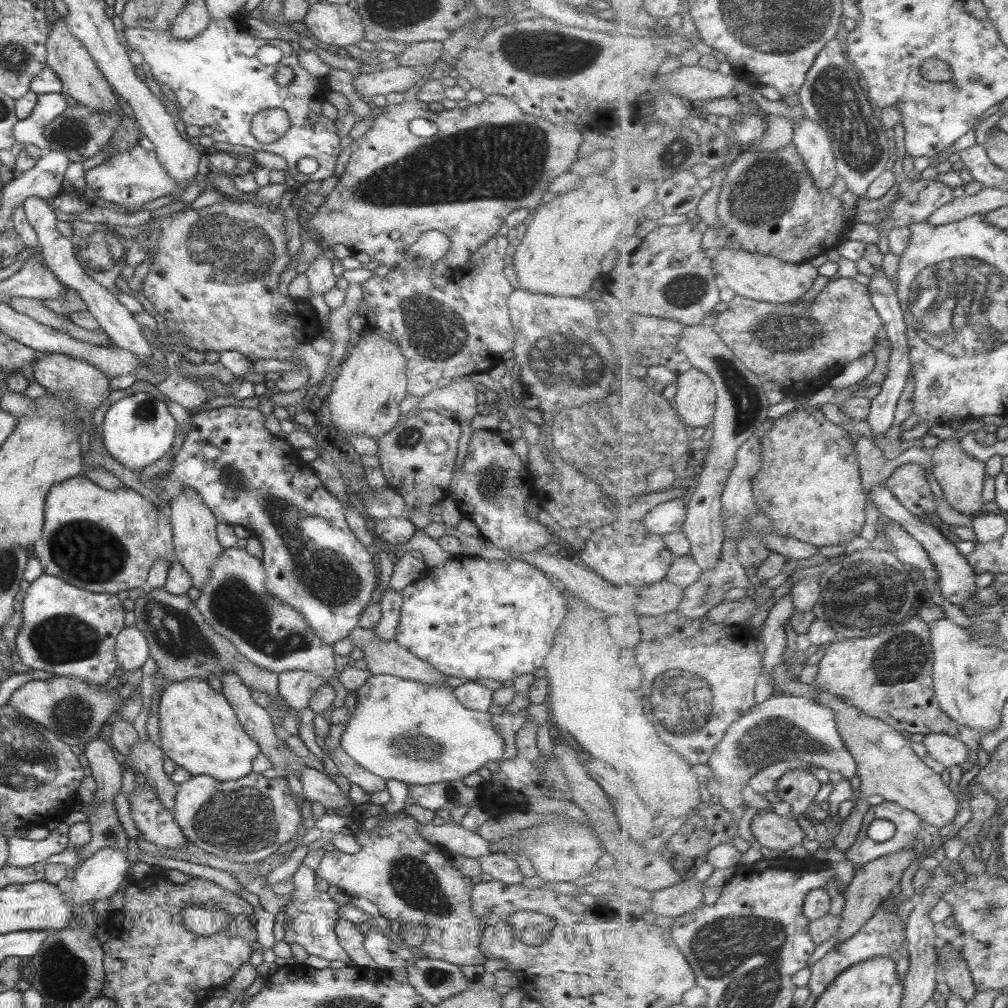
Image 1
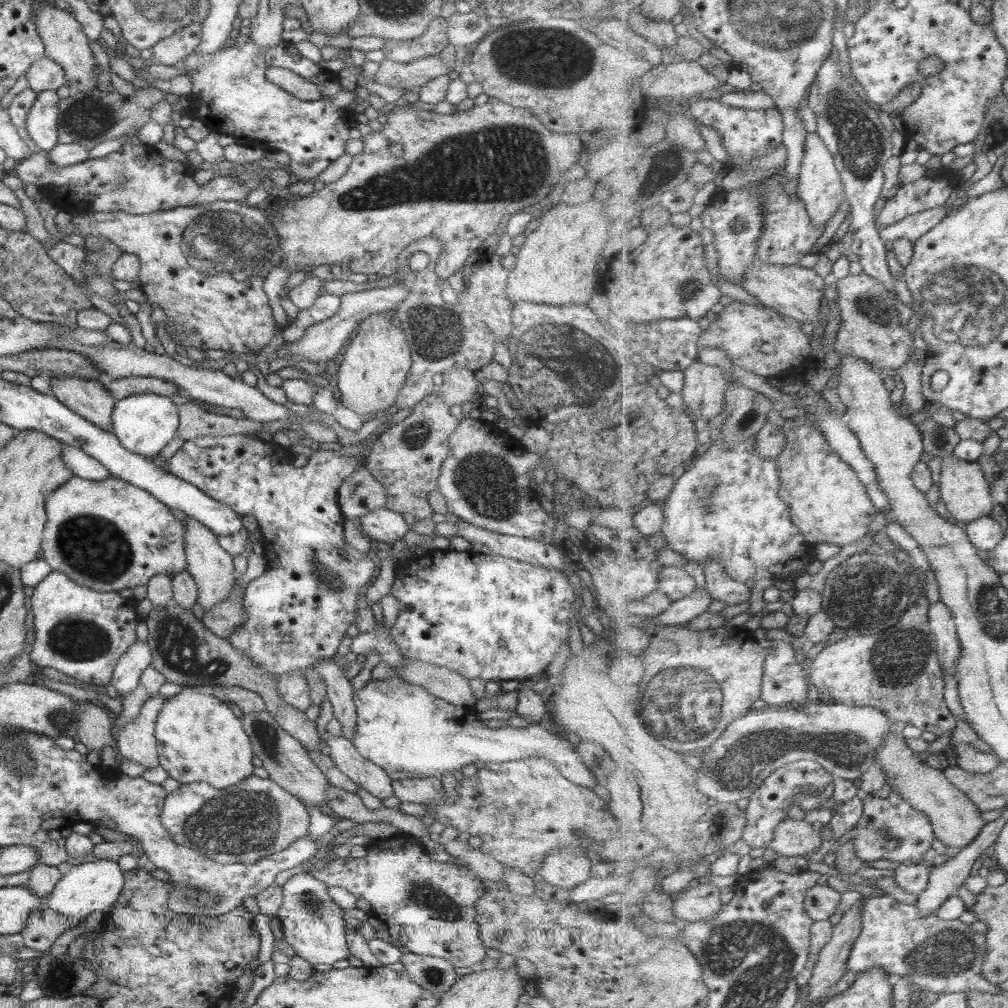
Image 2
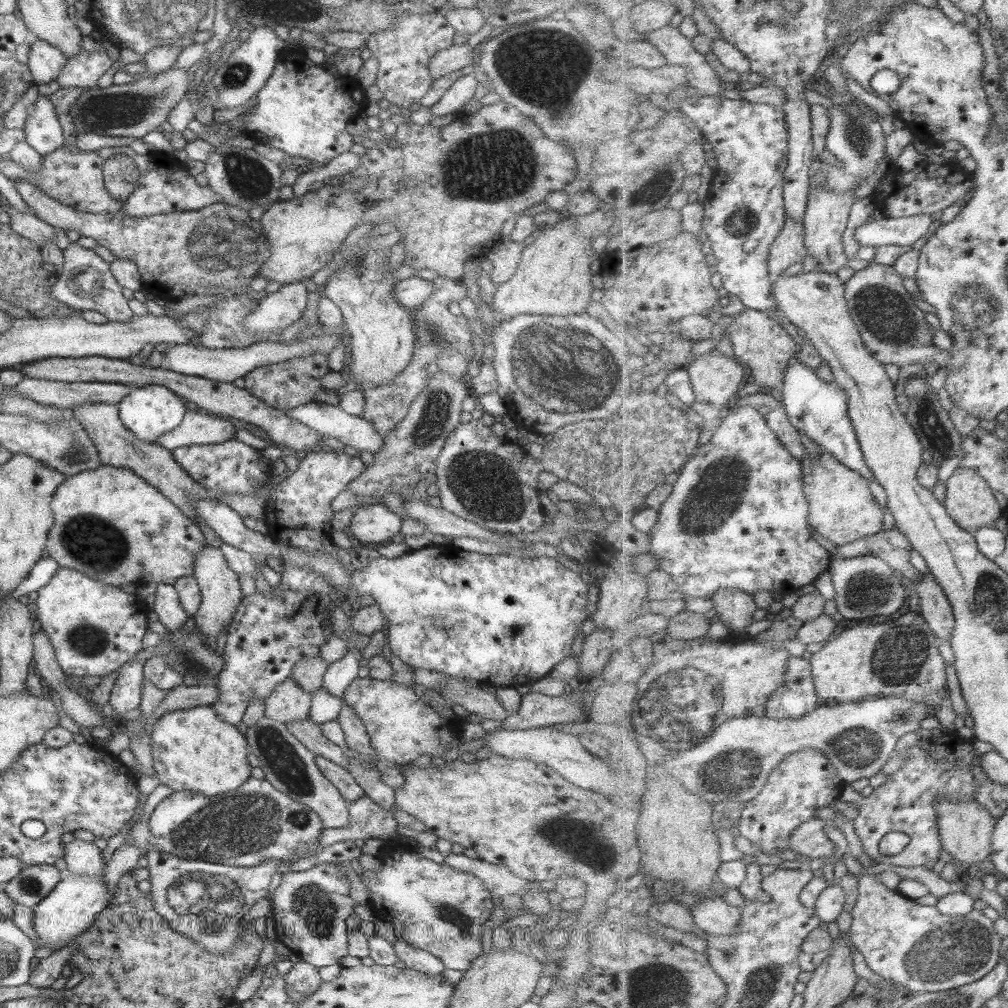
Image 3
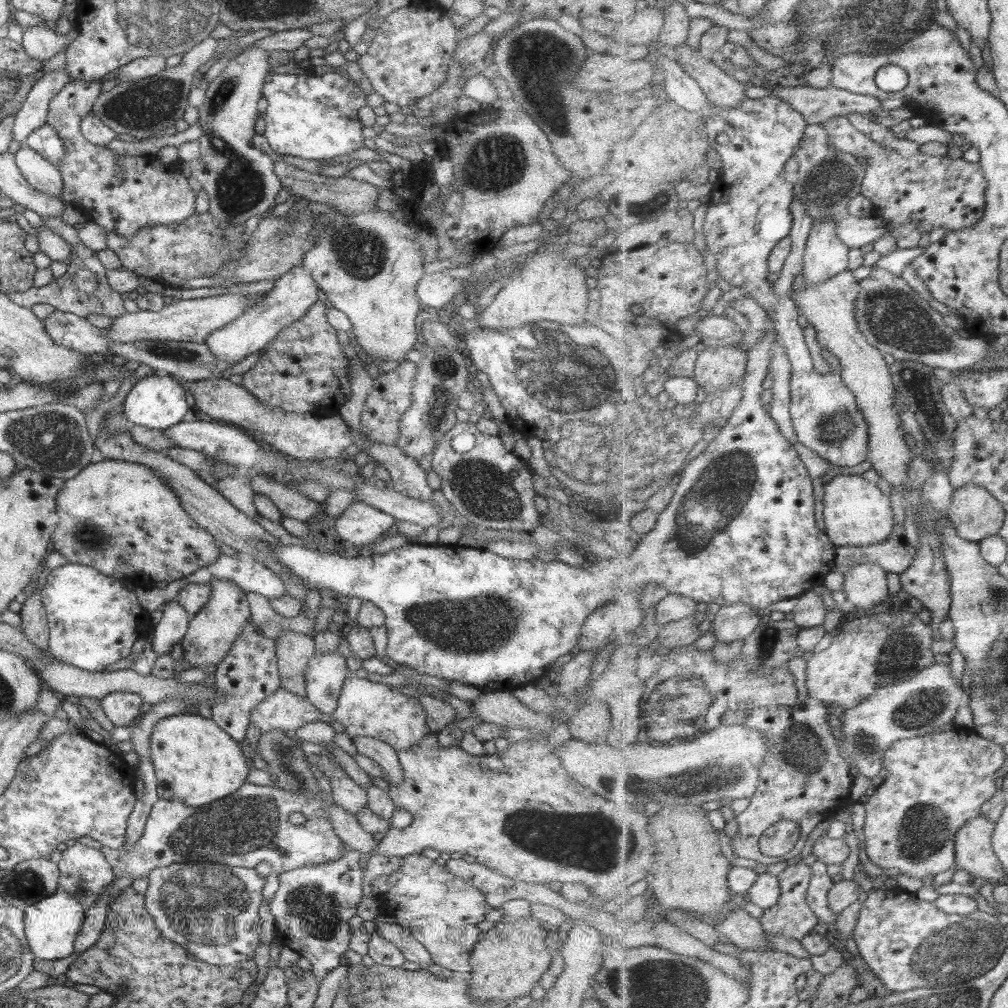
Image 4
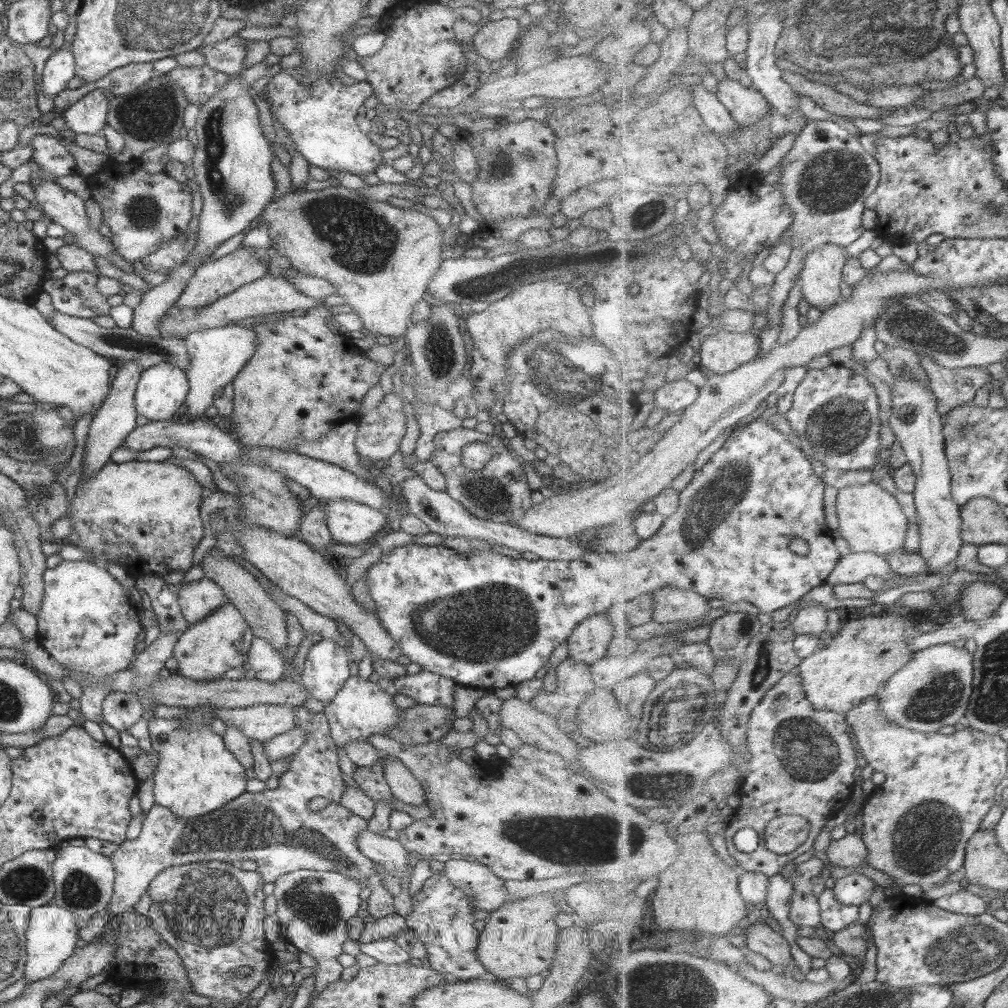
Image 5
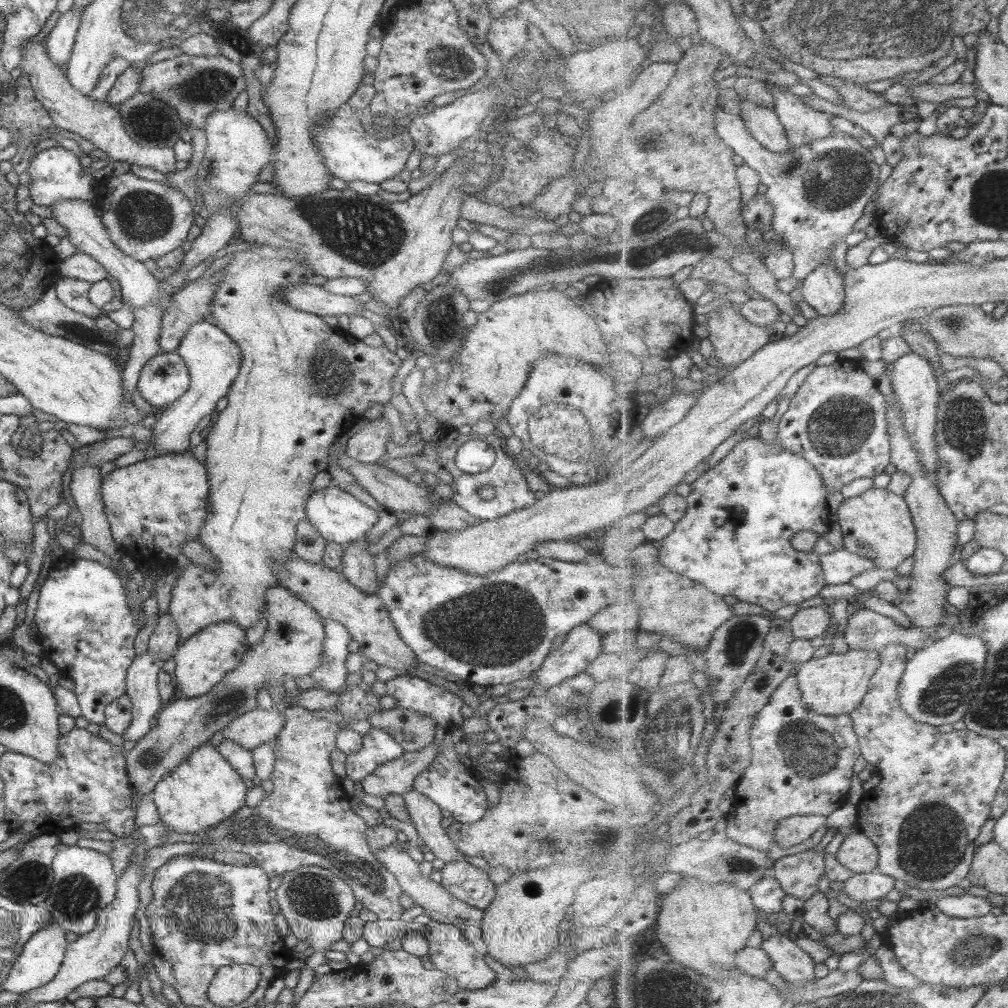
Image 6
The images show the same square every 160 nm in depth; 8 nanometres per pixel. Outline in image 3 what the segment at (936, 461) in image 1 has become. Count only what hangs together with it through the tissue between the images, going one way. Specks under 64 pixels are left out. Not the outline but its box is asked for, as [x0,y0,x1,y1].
[945,467,1001,533]

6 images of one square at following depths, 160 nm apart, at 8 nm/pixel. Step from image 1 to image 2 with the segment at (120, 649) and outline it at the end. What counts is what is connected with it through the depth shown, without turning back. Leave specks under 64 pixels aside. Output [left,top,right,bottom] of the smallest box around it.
[109,639,150,700]

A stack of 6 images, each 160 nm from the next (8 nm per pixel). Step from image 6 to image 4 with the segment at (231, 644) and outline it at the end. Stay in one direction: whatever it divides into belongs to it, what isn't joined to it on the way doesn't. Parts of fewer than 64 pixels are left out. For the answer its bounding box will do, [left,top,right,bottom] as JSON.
[182,580,250,668]

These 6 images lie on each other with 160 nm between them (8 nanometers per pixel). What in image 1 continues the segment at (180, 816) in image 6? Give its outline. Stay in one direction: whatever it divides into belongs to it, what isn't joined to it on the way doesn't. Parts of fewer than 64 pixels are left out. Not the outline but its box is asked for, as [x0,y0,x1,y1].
[157,677,260,782]

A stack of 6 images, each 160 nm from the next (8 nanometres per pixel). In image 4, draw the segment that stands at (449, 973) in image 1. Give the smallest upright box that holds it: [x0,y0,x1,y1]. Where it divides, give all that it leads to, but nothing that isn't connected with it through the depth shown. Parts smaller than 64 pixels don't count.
[377,922,432,969]

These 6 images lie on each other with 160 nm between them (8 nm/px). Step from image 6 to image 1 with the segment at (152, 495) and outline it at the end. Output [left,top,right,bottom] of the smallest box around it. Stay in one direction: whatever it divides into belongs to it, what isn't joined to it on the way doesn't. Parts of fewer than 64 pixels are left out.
[33,474,175,594]

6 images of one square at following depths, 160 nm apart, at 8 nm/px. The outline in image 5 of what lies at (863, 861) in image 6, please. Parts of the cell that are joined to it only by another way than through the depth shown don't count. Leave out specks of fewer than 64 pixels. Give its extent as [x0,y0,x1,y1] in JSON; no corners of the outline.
[825,833,869,869]

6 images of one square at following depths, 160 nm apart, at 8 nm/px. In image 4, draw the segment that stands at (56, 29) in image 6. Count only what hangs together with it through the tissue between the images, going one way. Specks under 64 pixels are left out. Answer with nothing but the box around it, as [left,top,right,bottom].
[11,68,68,144]

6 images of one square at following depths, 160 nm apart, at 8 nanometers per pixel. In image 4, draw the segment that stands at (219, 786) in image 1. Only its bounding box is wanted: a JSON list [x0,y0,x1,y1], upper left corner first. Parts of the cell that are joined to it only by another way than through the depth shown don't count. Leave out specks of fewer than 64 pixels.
[101,765,342,878]

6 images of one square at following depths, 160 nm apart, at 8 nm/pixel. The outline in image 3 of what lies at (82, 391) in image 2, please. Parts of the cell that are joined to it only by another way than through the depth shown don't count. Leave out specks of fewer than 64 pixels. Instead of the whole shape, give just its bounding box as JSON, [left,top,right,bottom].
[72,403,210,522]

